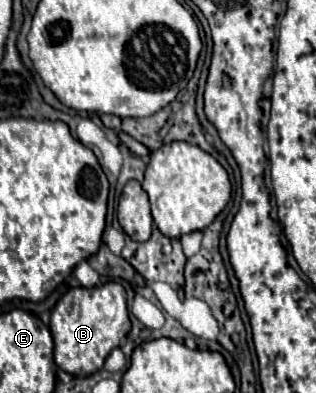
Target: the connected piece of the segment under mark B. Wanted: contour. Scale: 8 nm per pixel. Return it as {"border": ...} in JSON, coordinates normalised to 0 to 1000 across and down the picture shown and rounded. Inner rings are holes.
{"border":[[[345,715],[307,730],[231,730],[174,776],[155,817],[168,852],[174,924],[237,954],[275,959],[326,934],[332,908],[377,883],[383,863],[408,847],[415,817],[402,791],[402,751],[383,720]]]}

